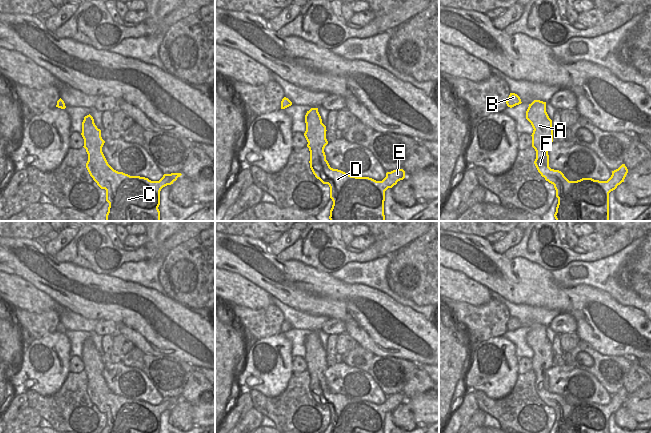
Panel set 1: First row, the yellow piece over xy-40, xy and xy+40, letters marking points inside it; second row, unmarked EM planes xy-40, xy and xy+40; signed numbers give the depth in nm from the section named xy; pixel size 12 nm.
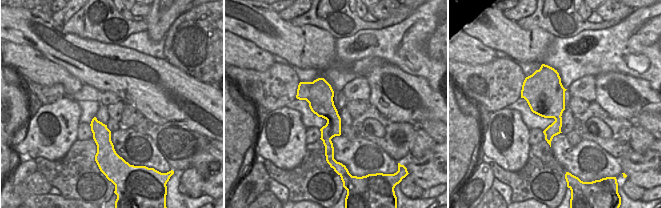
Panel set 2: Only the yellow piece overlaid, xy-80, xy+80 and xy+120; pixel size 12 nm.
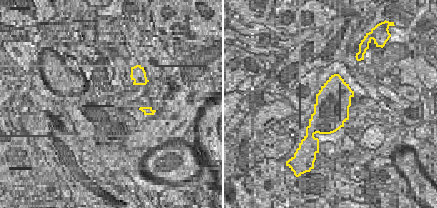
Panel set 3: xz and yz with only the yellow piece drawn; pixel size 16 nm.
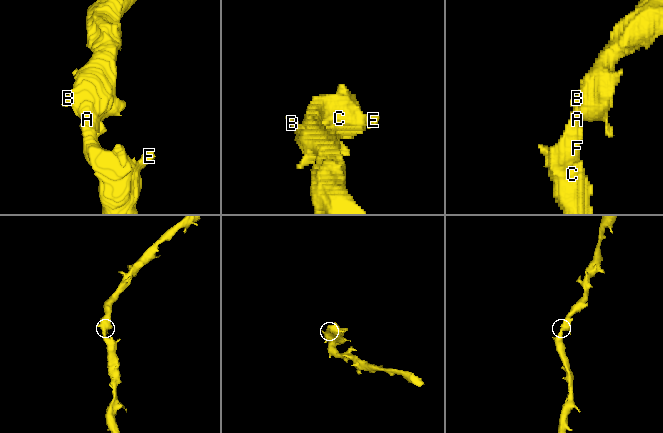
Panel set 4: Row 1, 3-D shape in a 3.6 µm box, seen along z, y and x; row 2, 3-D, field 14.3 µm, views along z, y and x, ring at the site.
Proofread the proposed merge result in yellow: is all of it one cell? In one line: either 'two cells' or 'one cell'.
one cell

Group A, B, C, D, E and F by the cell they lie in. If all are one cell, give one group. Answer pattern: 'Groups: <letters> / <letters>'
Groups: A B C D E F.

